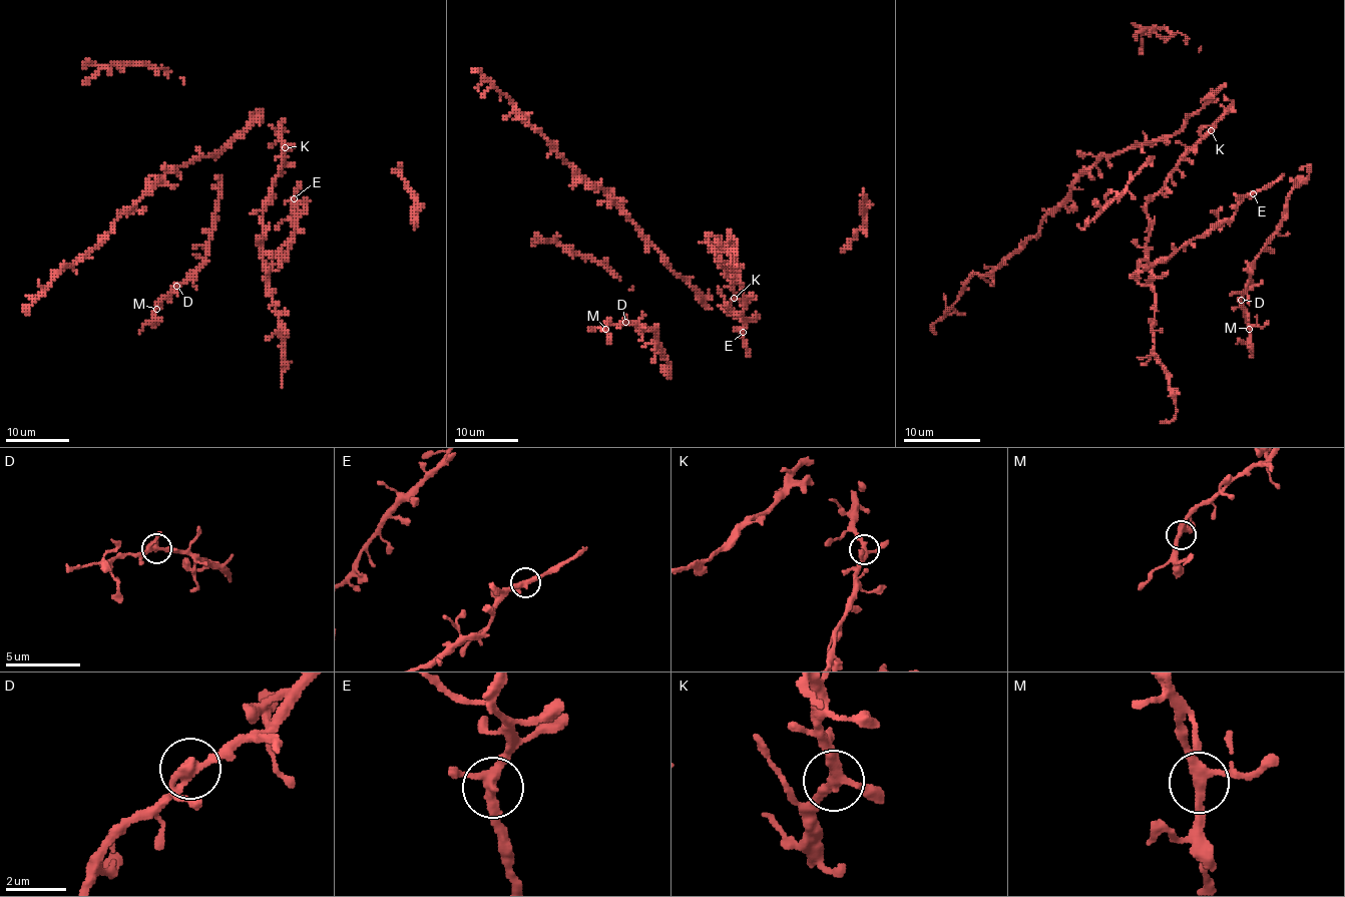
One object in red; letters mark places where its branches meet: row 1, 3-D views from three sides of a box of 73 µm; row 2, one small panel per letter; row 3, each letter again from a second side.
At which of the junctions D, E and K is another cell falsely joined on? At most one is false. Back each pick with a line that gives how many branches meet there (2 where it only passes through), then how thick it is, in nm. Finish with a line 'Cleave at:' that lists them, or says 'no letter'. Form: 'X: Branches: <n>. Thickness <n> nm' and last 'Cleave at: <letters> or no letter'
Cleave at: no letter

